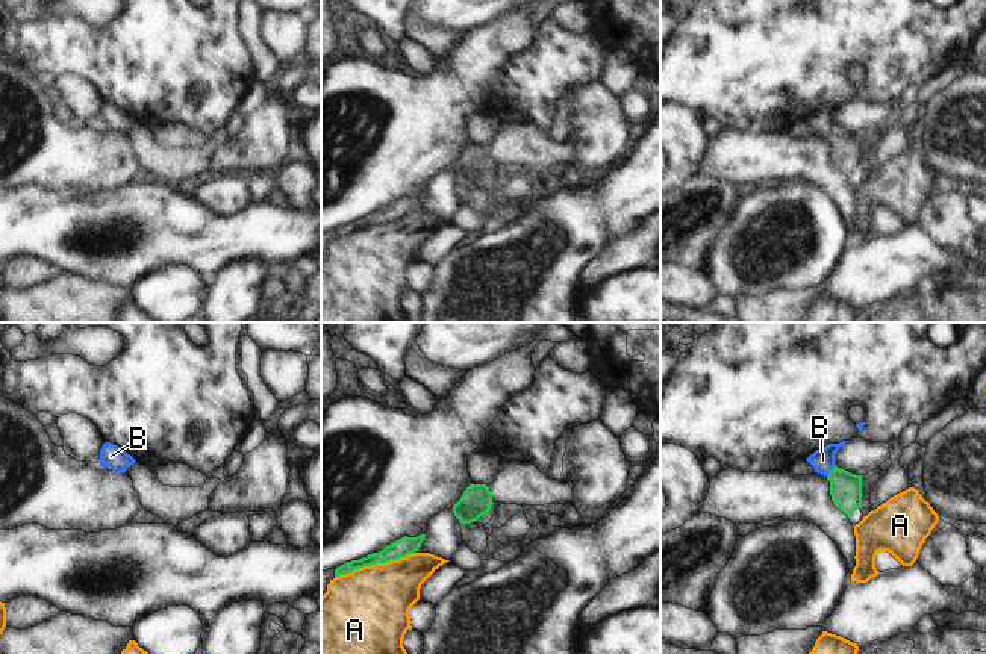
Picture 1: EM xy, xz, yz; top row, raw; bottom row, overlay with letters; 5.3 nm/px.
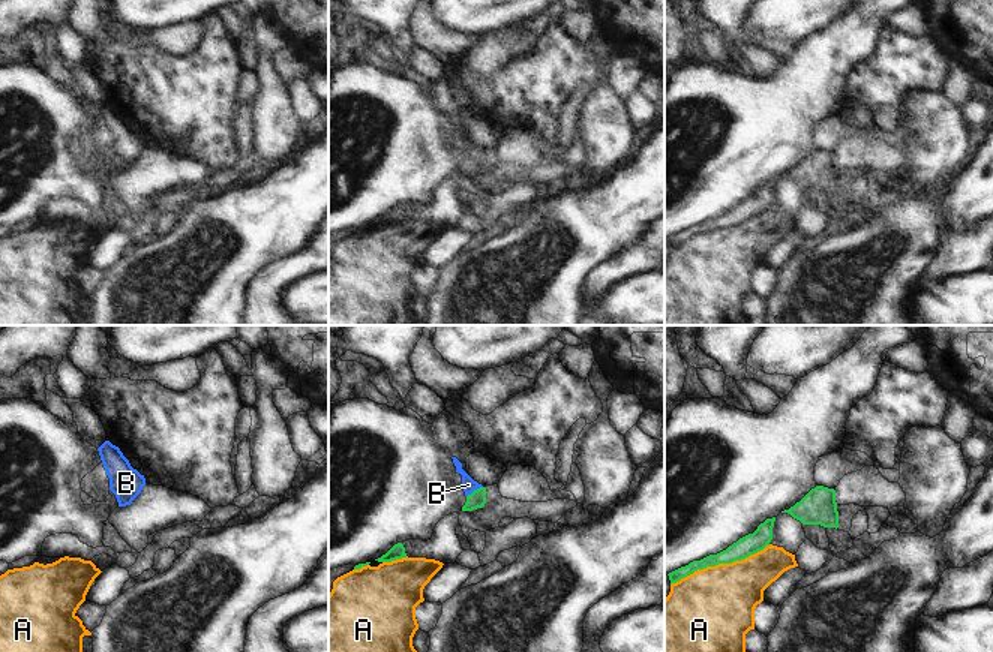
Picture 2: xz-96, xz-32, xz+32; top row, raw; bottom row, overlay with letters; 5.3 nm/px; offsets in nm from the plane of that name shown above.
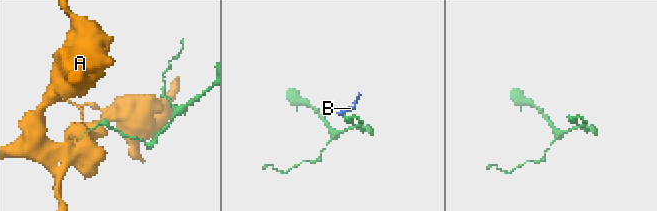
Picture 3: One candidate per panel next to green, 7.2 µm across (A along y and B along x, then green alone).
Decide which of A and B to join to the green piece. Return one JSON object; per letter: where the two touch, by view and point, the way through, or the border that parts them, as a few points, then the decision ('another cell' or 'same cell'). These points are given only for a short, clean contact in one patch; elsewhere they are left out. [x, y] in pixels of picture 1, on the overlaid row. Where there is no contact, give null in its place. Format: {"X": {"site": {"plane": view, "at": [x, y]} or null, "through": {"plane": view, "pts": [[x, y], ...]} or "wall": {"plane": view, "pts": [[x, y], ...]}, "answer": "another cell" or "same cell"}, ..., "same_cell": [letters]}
{"A": {"site": {"plane": "xz", "at": [374, 563]}, "answer": "another cell"}, "B": {"site": {"plane": "yz", "at": [830, 471]}, "through": {"plane": "yz", "pts": [[845, 488], [830, 471], [823, 460]]}, "answer": "same cell"}, "same_cell": ["B"]}

